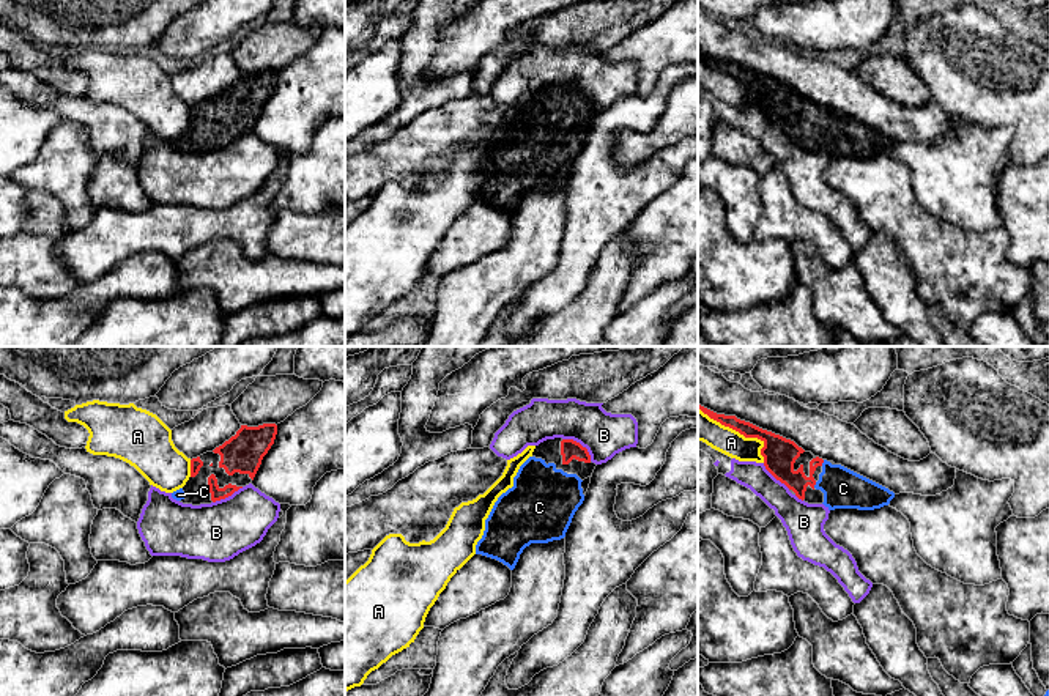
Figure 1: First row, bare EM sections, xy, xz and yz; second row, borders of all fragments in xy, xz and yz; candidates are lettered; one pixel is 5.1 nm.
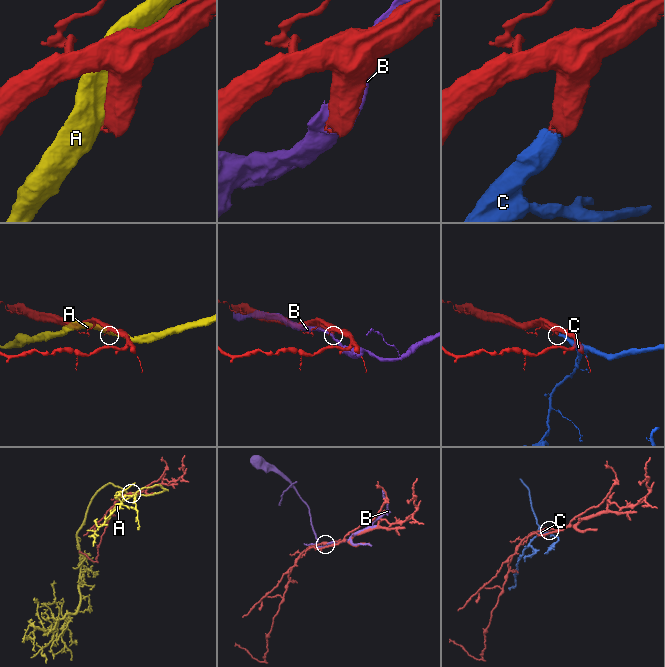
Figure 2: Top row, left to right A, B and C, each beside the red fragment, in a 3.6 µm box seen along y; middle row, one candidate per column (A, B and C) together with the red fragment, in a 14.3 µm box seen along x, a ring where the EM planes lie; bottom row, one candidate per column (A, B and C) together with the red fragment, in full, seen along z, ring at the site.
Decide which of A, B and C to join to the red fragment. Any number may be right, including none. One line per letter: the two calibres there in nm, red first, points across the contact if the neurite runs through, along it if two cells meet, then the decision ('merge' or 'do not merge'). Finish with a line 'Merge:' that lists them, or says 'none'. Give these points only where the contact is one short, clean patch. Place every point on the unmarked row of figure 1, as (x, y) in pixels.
A: 170 nm thick on the red side, 140 nm on the other; do not merge
B: 100 nm thick on the red side, 220 nm on the other; do not merge
C: 170 nm thick on the red side, 200 nm on the other; runs through yz (780, 101), (796, 125), (822, 109), (843, 136); merge
Merge: C

